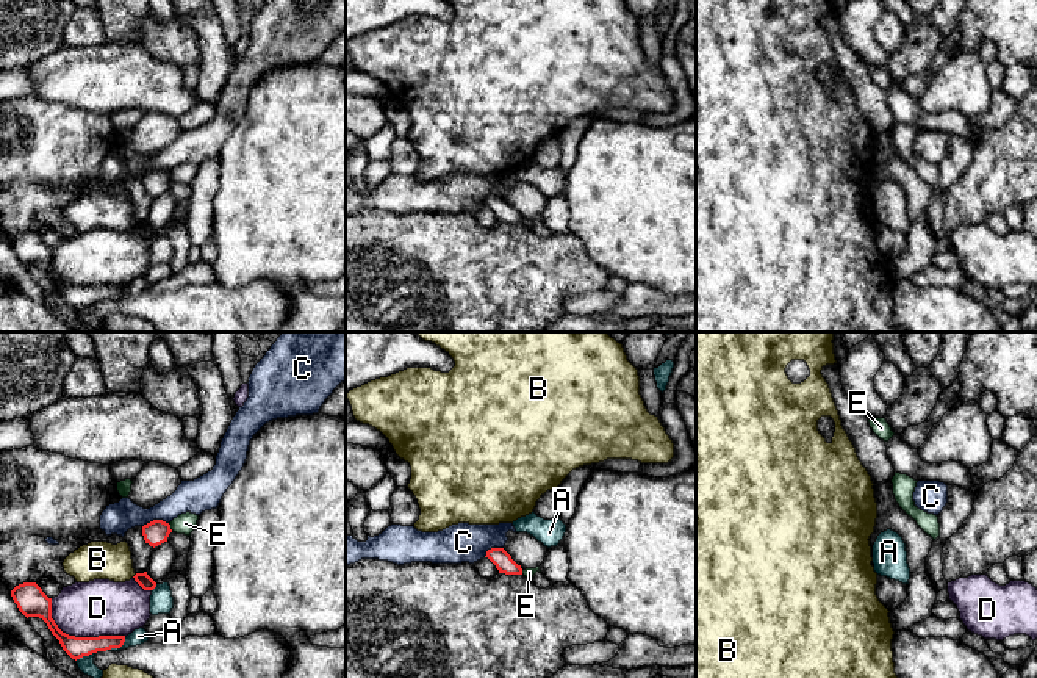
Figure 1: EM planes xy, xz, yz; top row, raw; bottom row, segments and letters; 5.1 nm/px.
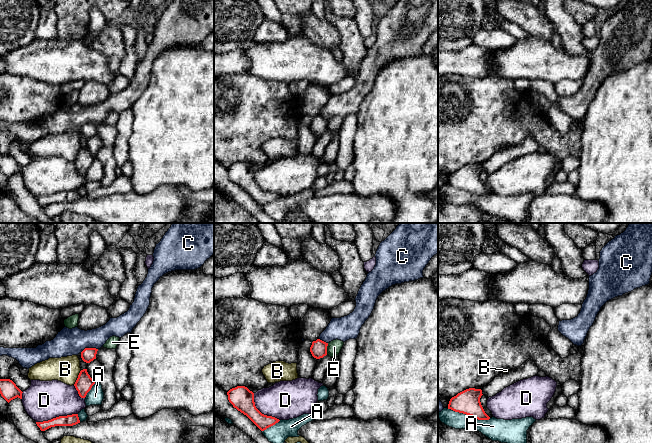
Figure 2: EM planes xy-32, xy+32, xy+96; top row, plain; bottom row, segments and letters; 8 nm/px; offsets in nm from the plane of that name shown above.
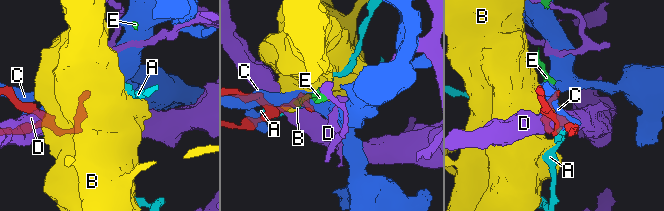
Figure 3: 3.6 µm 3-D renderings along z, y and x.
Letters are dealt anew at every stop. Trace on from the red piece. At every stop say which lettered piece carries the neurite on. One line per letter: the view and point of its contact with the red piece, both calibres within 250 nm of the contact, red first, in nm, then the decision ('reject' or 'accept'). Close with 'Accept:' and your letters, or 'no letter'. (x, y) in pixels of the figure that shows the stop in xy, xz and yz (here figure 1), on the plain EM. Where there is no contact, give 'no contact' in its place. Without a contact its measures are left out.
A: xy (119, 296) | 110/80 nm | reject
B: xy (135, 224) | 70/190 nm | reject
C: xy (155, 169) | 130/170 nm | reject
D: xy (78, 287) | 110/280 nm | reject
E: xy (169, 176) | 130/110 nm | reject
Accept: no letter

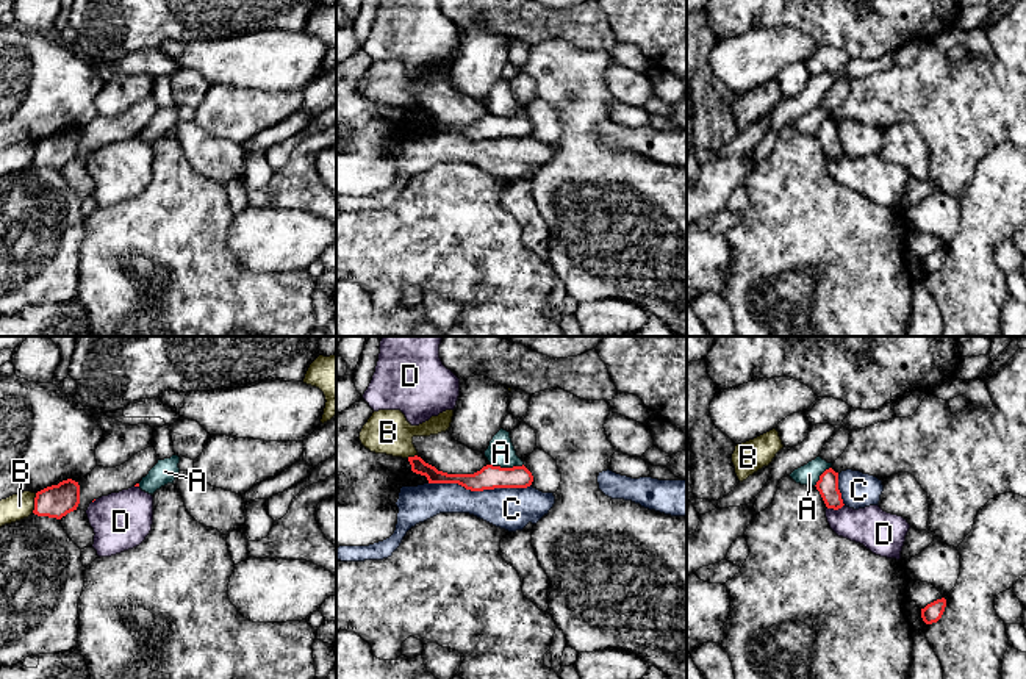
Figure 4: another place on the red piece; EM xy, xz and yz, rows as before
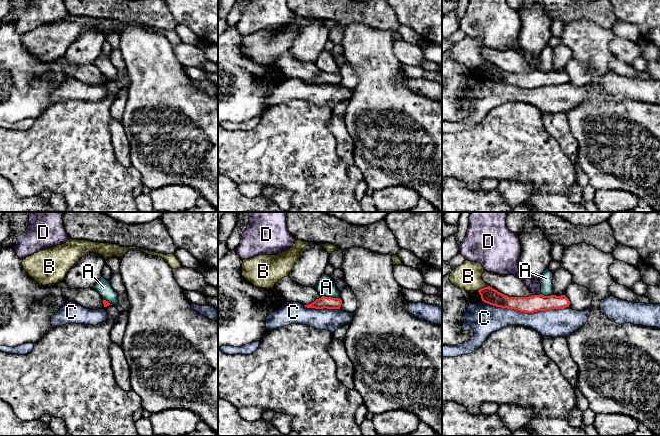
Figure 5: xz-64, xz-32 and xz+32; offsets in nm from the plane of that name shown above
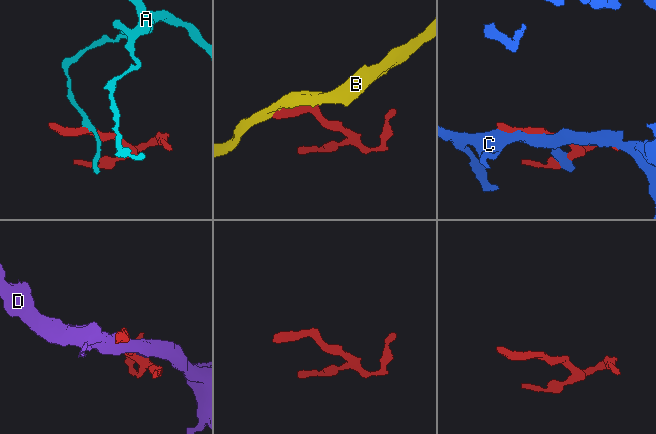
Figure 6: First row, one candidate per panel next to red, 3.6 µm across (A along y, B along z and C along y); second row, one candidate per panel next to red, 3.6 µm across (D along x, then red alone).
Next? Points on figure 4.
A: xz (507, 118) | 120/140 nm | reject
B: xy (35, 152) | 170/140 nm | reject
C: xz (480, 140) | 120/220 nm | reject
D: yz (835, 158) | 110/220 nm | reject
Accept: no letter

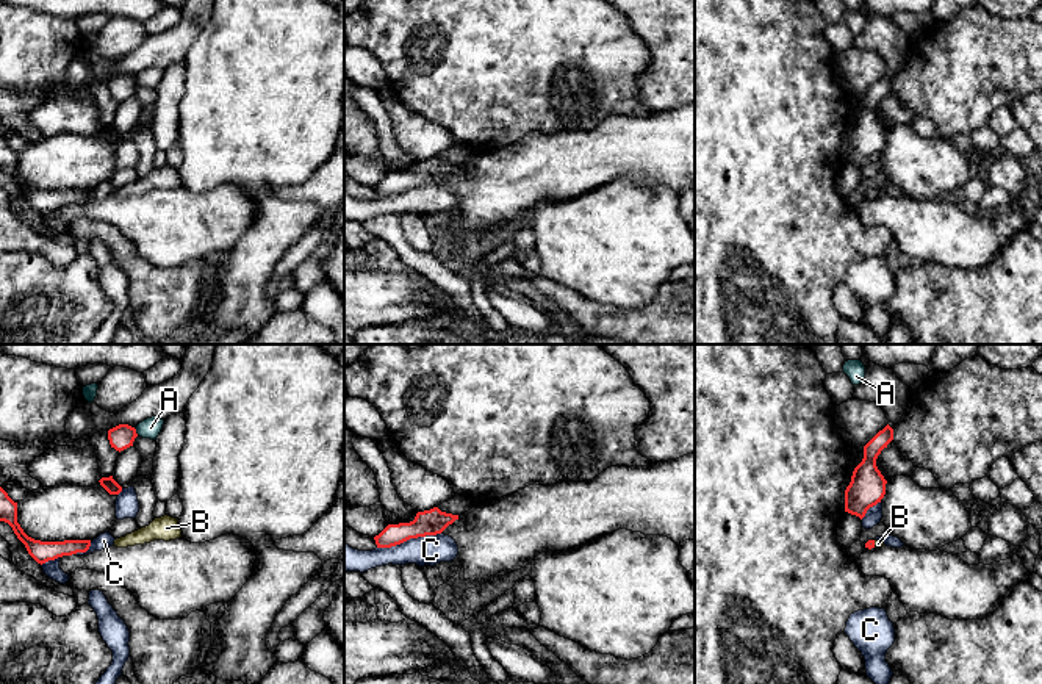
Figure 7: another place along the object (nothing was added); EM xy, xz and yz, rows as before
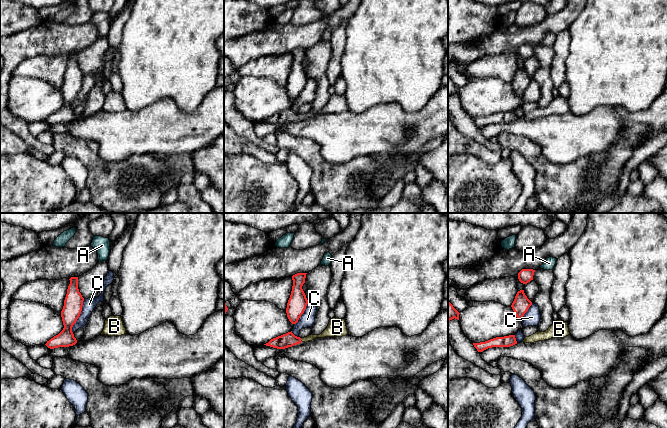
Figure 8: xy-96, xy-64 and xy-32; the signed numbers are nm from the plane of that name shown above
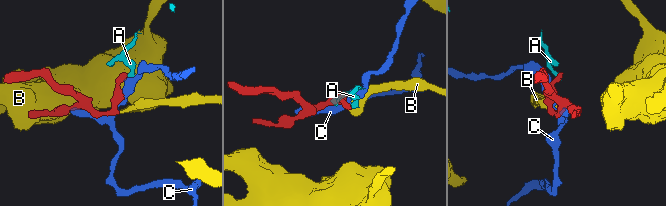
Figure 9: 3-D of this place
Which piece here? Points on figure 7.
A: xy (135, 80) | 130/110 nm | reject
B: yz (873, 193) | 50/50 nm | accept
C: xz (409, 188) | 130/160 nm | reject
Accept: B

